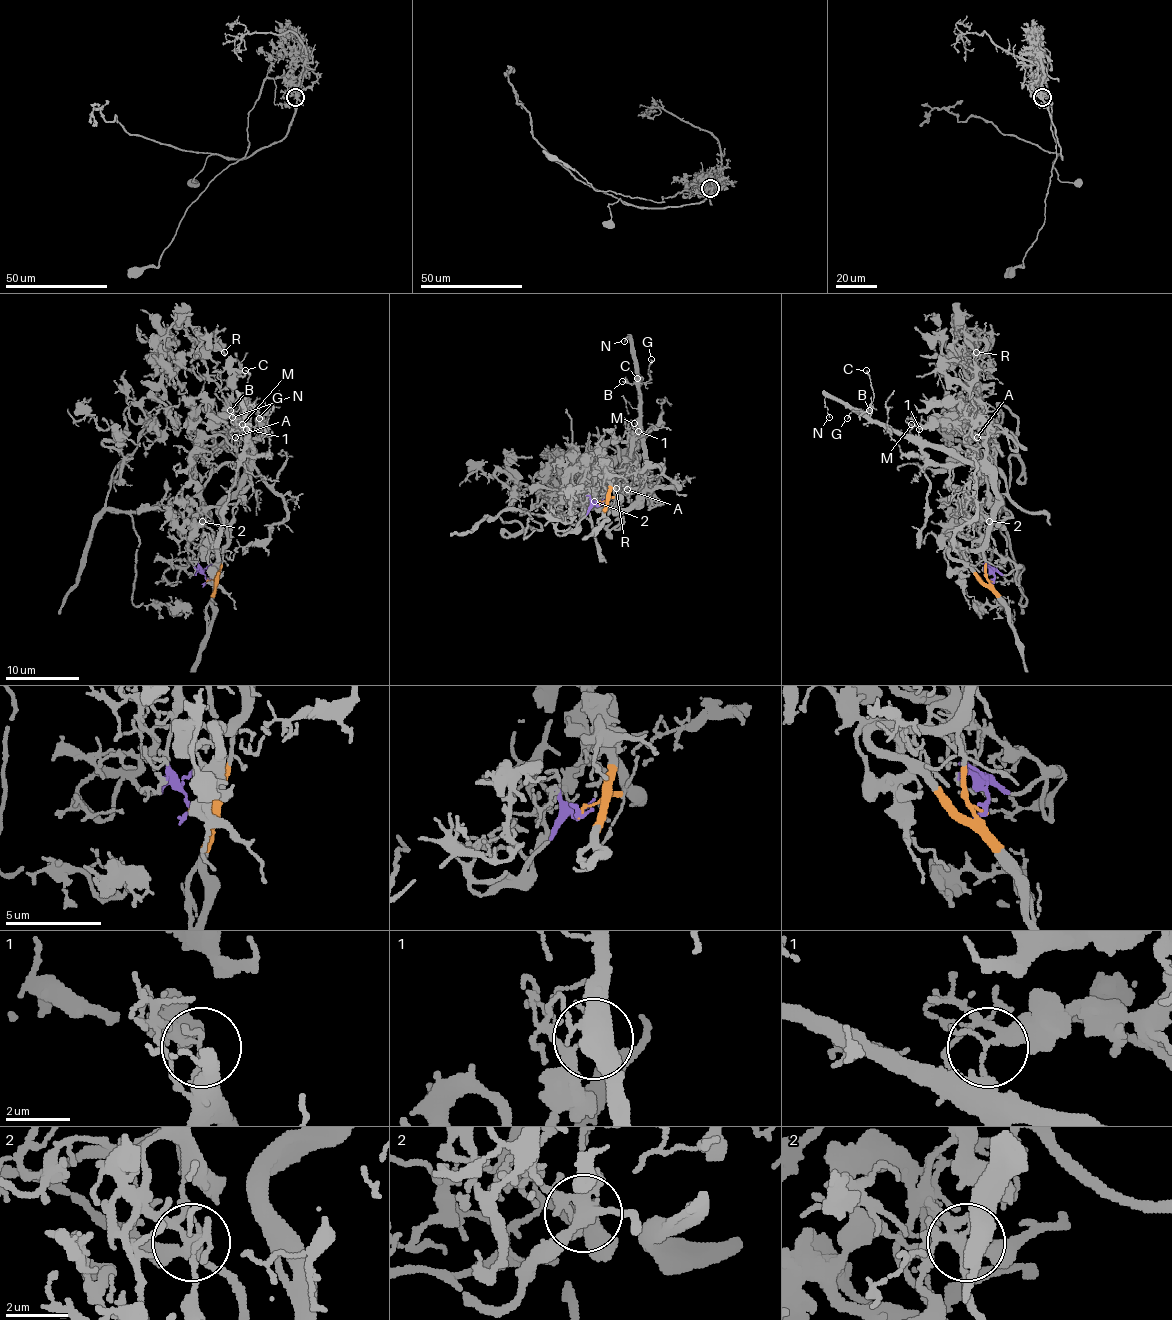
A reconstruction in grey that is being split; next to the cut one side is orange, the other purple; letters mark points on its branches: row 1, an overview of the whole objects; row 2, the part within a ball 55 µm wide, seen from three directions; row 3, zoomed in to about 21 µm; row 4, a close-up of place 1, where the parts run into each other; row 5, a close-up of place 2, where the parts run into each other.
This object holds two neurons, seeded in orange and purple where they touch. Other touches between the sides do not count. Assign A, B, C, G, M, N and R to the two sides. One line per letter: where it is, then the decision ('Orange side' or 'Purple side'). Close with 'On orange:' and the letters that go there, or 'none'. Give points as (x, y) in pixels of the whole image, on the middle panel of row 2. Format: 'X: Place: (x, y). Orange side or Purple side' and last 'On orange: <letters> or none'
A: Place: (627, 489). Orange side
B: Place: (622, 381). Orange side
C: Place: (637, 378). Orange side
G: Place: (651, 359). Orange side
M: Place: (634, 423). Orange side
N: Place: (624, 341). Orange side
R: Place: (616, 488). Purple side
On orange: A, B, C, G, M, N

